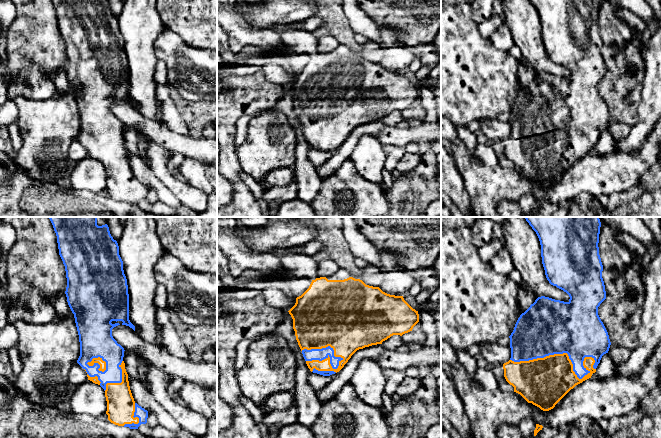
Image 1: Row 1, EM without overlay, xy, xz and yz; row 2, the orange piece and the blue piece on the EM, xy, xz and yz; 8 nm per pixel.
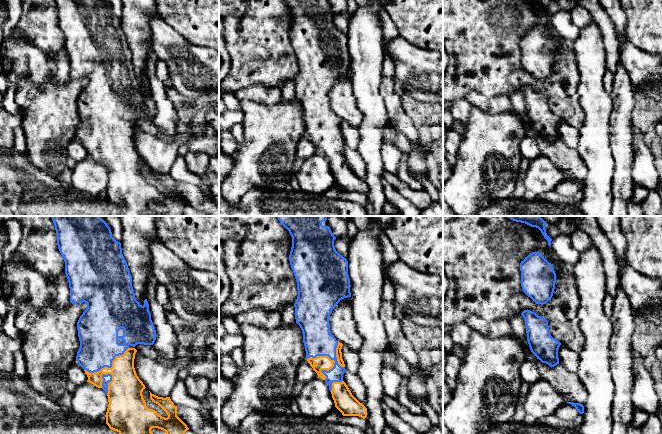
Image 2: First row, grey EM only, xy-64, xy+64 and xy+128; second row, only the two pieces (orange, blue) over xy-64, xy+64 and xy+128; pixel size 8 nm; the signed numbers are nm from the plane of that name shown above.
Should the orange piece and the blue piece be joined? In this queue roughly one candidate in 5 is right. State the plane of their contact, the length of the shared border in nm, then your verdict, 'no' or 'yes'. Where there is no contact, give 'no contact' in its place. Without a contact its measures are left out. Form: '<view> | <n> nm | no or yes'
yz | 700 nm | yes

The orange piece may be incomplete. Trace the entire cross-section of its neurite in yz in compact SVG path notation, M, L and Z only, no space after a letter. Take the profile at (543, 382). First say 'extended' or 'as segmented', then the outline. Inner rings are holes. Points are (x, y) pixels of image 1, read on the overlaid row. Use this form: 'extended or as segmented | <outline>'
extended | M525 217L525 219L539 238L541 245L542 264L547 280L551 285L556 286L557 288L566 292L570 299L568 302L564 302L541 296L538 297L535 302L520 315L515 324L513 332L509 336L511 358L508 362L503 364L503 369L504 377L506 381L514 387L514 392L520 394L528 403L532 403L543 411L549 411L553 409L555 405L576 385L591 378L592 374L596 372L596 368L600 363L602 356L608 353L611 345L608 332L598 315L598 307L606 299L605 285L602 278L603 265L598 247L601 222L599 217Z

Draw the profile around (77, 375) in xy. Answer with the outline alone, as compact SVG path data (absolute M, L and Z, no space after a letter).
M76 362L72 365L68 381L70 385L78 386L88 380L86 371Z

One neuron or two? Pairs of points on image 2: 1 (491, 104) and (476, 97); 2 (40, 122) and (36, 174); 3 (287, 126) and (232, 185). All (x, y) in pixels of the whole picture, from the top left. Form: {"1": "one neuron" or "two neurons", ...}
{"1": "one neuron", "2": "two neurons", "3": "one neuron"}

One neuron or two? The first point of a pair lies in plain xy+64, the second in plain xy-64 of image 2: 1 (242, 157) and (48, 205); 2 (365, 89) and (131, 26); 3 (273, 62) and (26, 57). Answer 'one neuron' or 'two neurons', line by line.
1: two neurons
2: one neuron
3: two neurons

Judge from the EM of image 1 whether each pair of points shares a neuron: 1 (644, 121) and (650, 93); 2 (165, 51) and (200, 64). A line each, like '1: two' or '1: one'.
1: one
2: one

